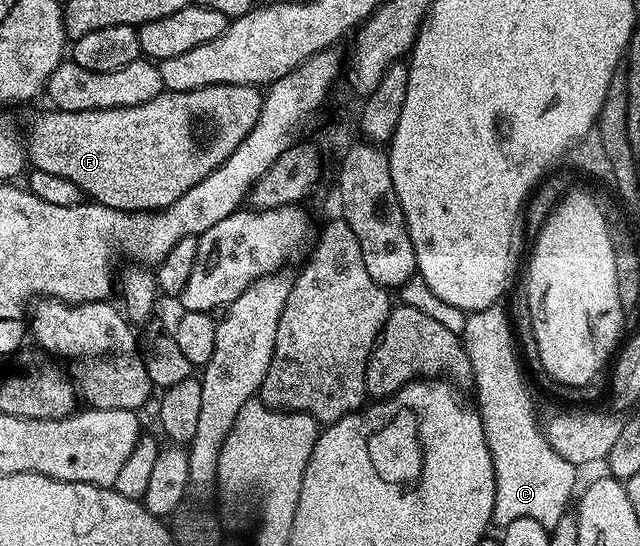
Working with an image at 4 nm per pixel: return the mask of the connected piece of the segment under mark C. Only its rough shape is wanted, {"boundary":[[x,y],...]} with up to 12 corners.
{"boundary":[[472,311],[461,336],[493,461],[491,522],[548,529],[576,467],[535,420],[513,320]]}

